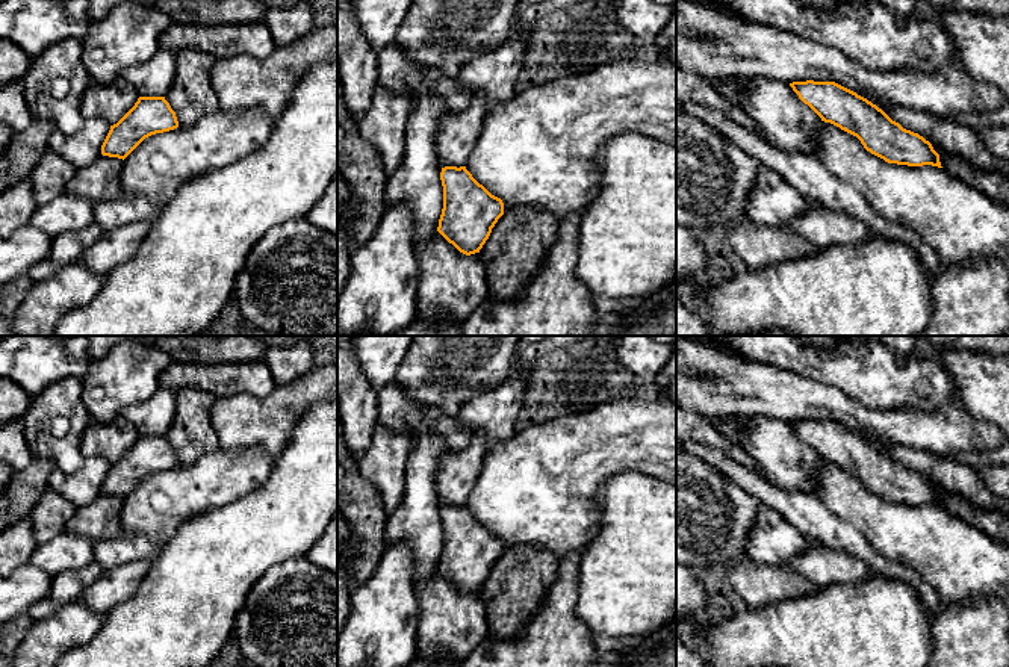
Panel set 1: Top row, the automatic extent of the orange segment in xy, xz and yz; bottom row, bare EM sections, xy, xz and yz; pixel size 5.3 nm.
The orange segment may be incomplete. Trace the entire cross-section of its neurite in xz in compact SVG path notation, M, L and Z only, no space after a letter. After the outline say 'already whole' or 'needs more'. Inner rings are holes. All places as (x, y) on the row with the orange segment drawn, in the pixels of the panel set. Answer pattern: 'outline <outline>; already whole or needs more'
outline M614 60L585 74L564 76L516 92L495 106L484 119L483 130L464 166L445 166L440 172L443 209L437 231L460 253L480 253L498 219L511 209L540 209L560 221L572 212L584 210L604 186L596 159L605 142L619 133L646 135L676 148L676 64Z; needs more

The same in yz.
outline M806 80L793 82L790 86L823 121L817 127L815 157L843 181L850 183L877 215L915 231L936 251L942 265L998 259L1009 274L1009 206L948 174L941 166L939 154L929 141L903 129L882 109L856 92L835 82Z; needs more

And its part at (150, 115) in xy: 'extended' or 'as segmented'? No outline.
extended

